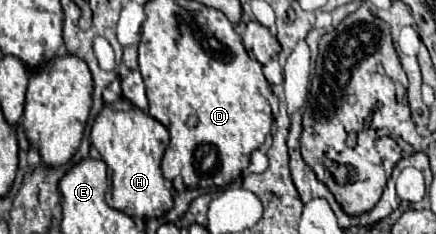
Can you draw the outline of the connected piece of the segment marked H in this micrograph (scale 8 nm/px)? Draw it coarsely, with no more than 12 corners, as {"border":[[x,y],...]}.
{"border":[[106,104],[92,146],[108,166],[106,202],[130,218],[174,204],[160,172],[168,130]]}

